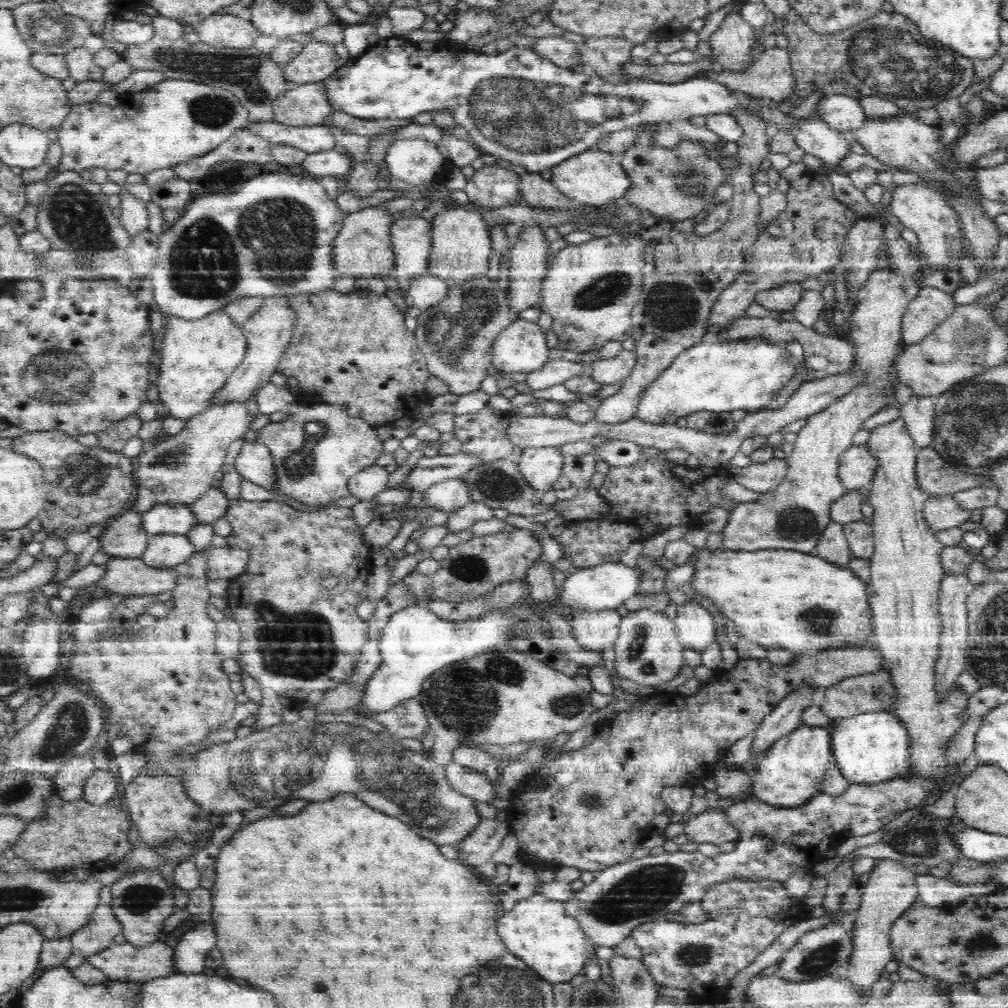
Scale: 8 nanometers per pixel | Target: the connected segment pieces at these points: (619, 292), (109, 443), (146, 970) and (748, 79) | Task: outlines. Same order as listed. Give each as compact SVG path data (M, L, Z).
M609 235L557 250L549 258L538 307L553 318L552 331L558 335L557 348L572 352L598 351L606 342L624 341L631 336L631 314L643 290L646 243L632 235Z
M138 414L112 423L106 430L95 433L98 446L107 451L120 451L127 440L137 436L142 426Z
M156 941L147 947L133 947L128 942L122 944L113 942L109 948L102 949L100 953L86 958L85 963L100 969L108 979L150 982L152 979L166 978L173 974L173 958L174 949L164 941Z
M779 47L765 49L760 54L760 58L752 63L750 68L742 72L722 71L716 73L713 71L700 71L697 74L700 78L709 78L710 80L719 81L720 84L727 85L730 89L735 89L738 92L744 92L748 95L759 97L764 100L775 100L779 104L794 90L795 80L792 74L791 60L788 56L787 49Z

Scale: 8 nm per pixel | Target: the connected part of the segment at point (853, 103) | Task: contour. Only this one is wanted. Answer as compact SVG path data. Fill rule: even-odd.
M844 94L822 97L817 104L817 110L818 118L830 125L832 130L846 136L854 130L860 130L867 119L860 101Z

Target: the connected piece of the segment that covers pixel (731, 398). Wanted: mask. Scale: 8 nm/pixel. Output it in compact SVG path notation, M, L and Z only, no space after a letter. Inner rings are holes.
M764 338L752 340L720 340L716 344L701 342L688 348L662 372L638 402L634 418L654 424L683 424L694 412L756 411L768 405L796 374L796 360L788 353L786 344L775 344Z

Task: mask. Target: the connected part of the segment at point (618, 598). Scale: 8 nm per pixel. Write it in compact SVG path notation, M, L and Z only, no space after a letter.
M622 561L602 563L595 567L581 568L579 571L566 573L566 578L561 588L562 592L559 595L556 593L556 607L559 612L562 610L560 609L562 606L570 606L568 612L576 610L575 608L600 612L600 610L616 610L620 605L629 603L640 586L640 569L638 569L638 565L632 567Z

